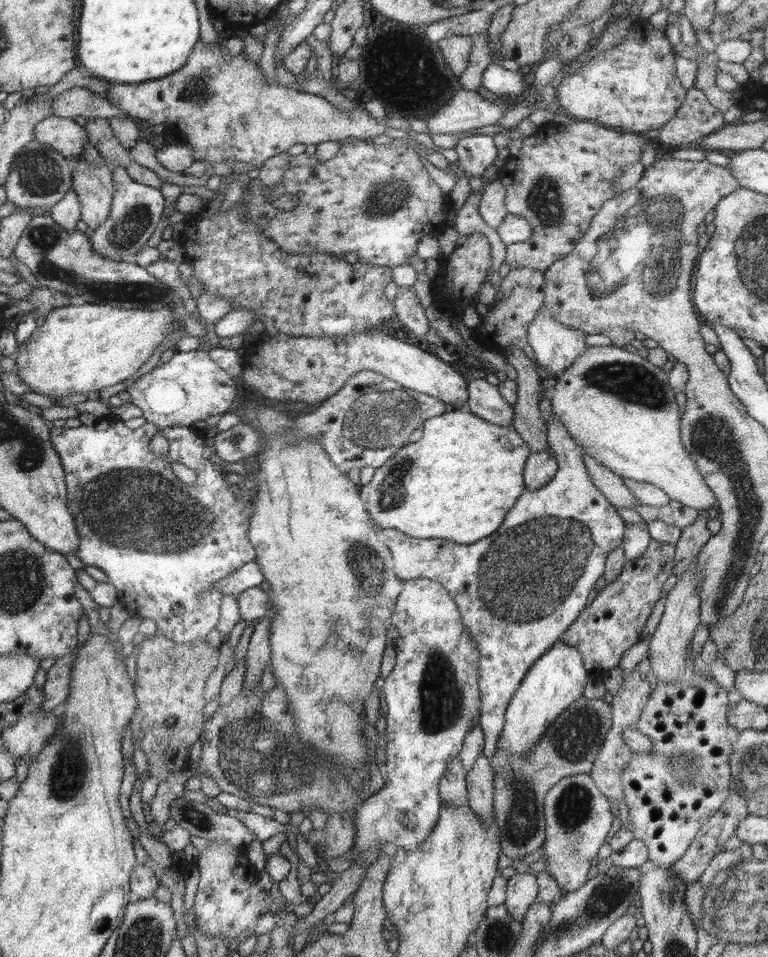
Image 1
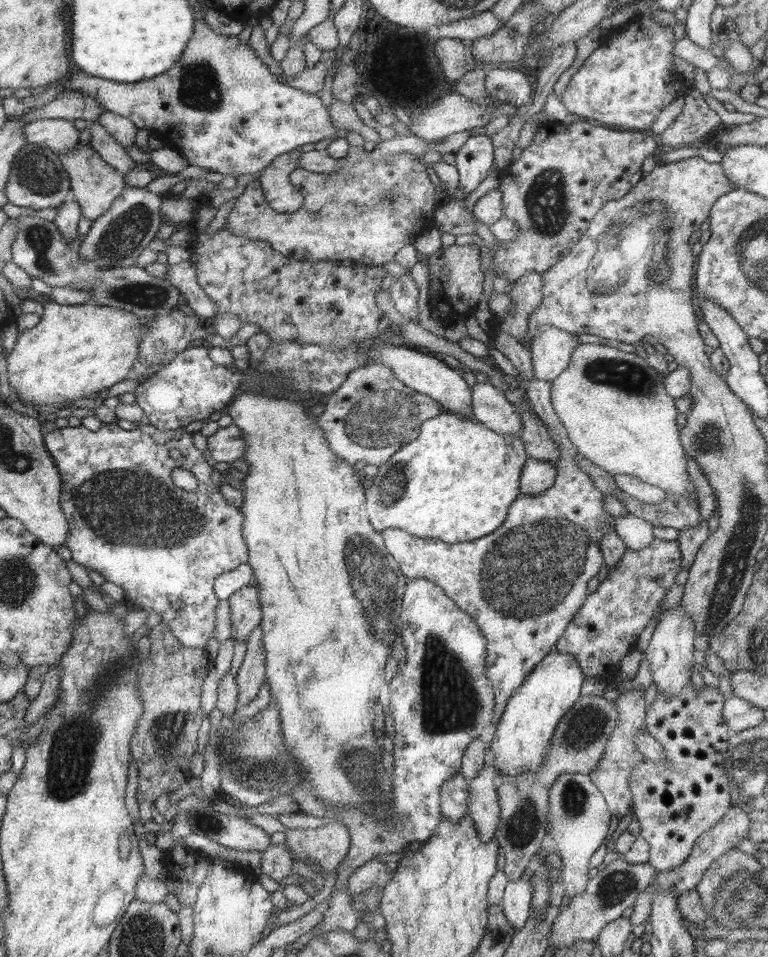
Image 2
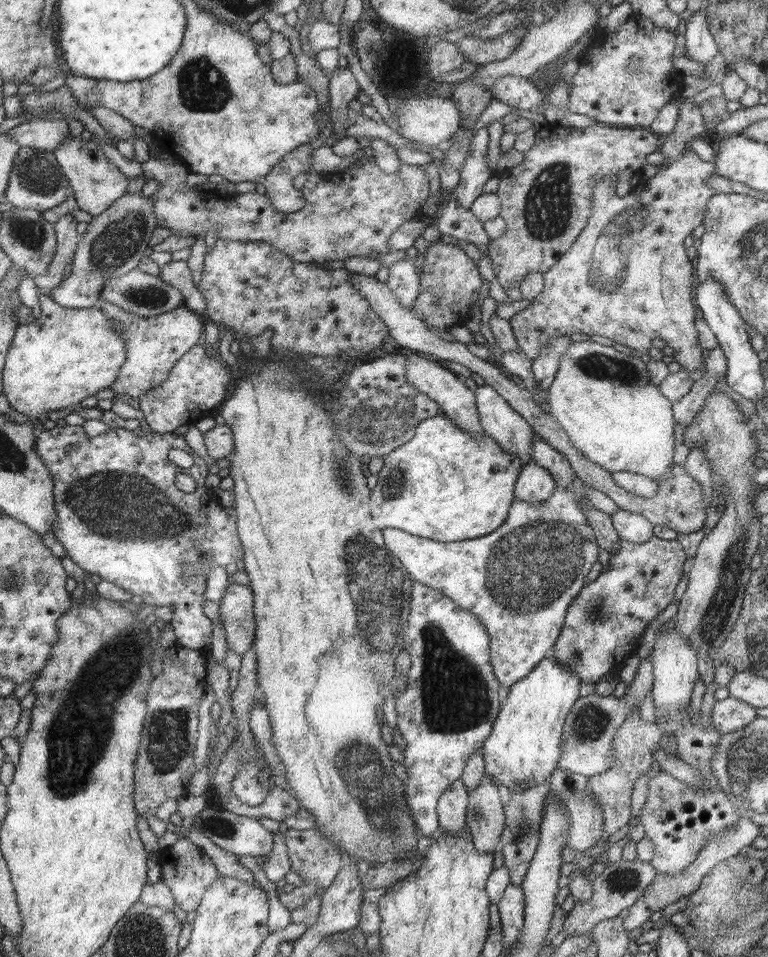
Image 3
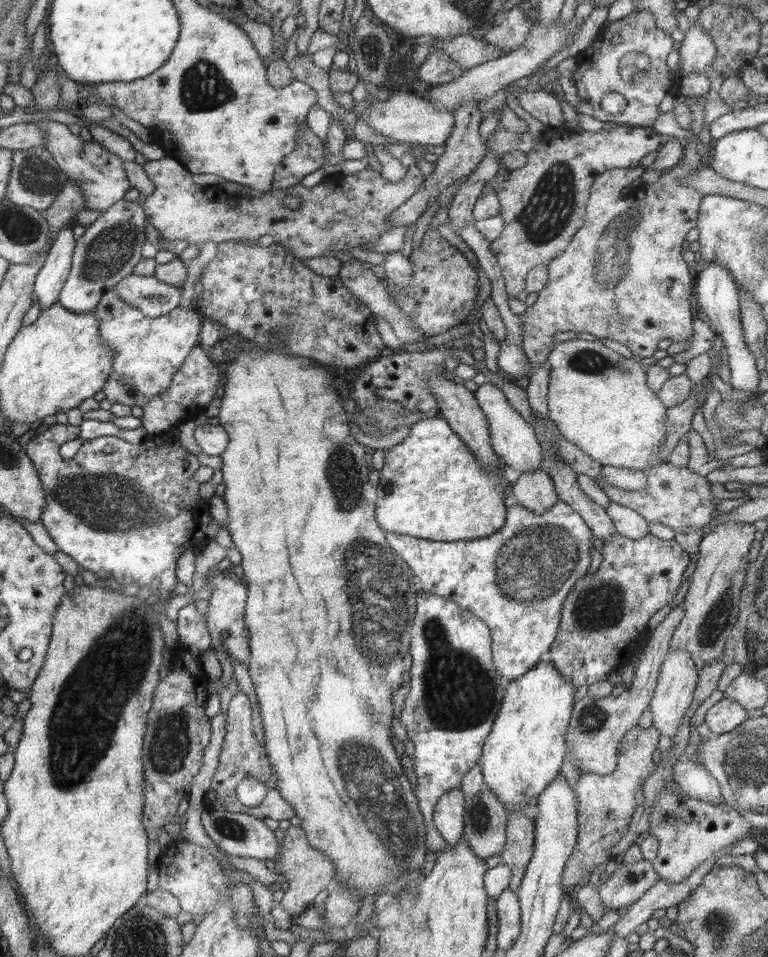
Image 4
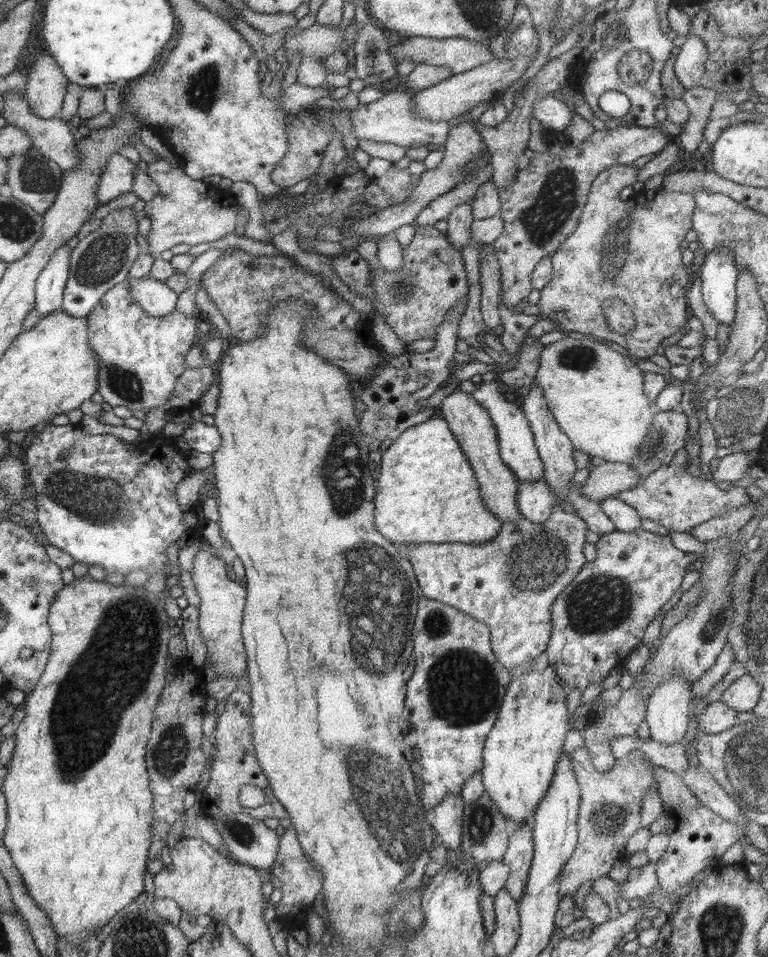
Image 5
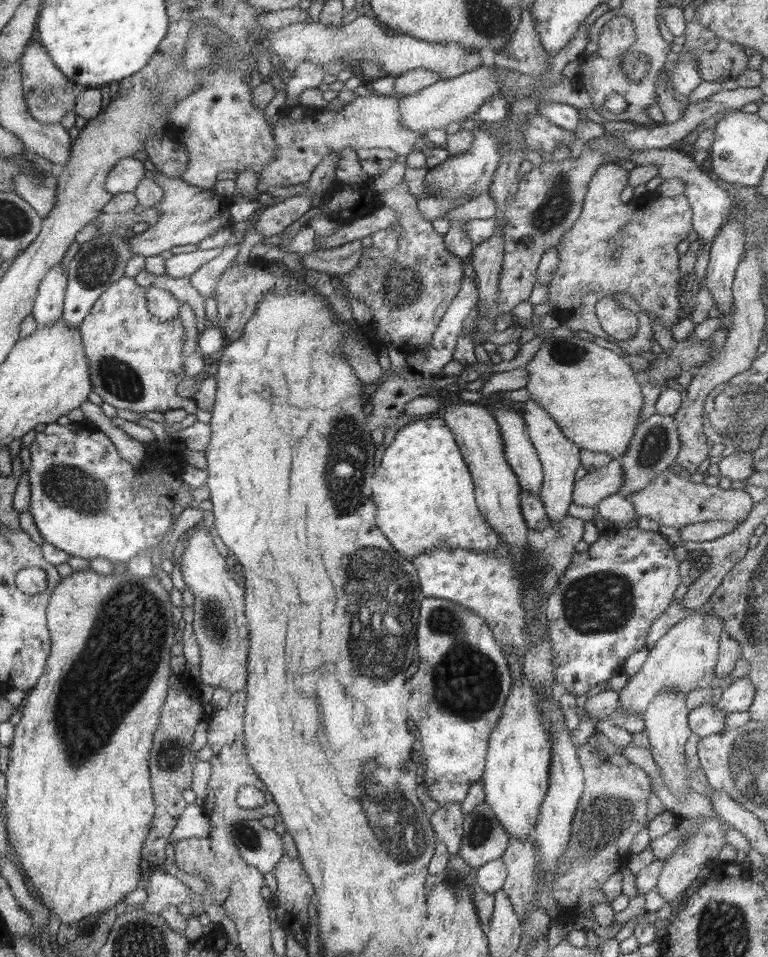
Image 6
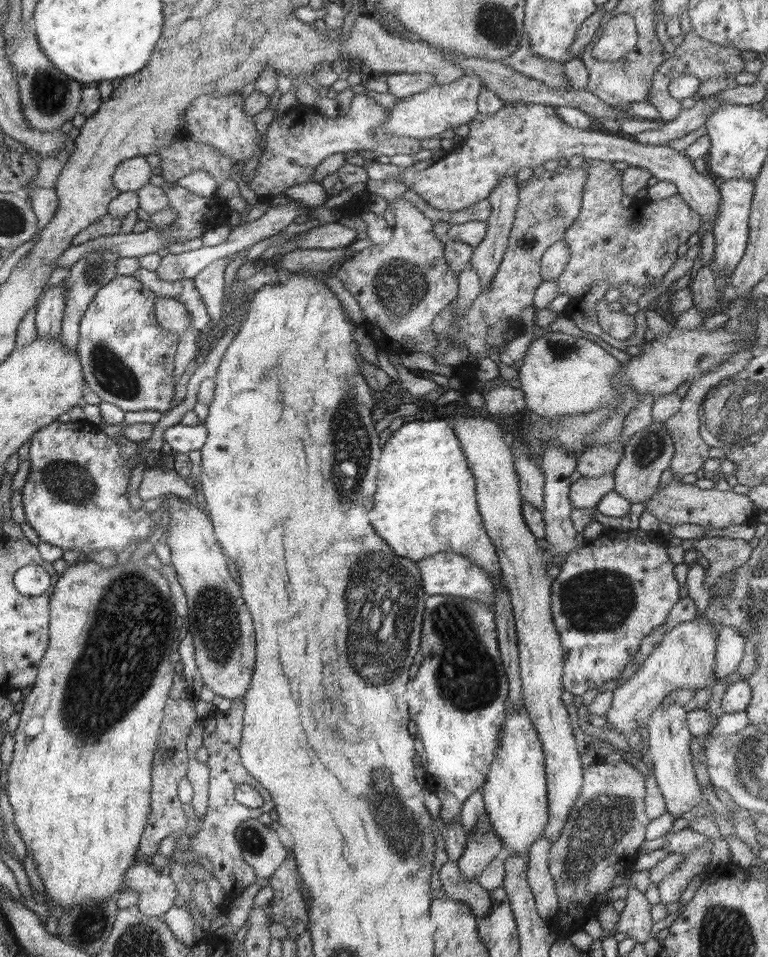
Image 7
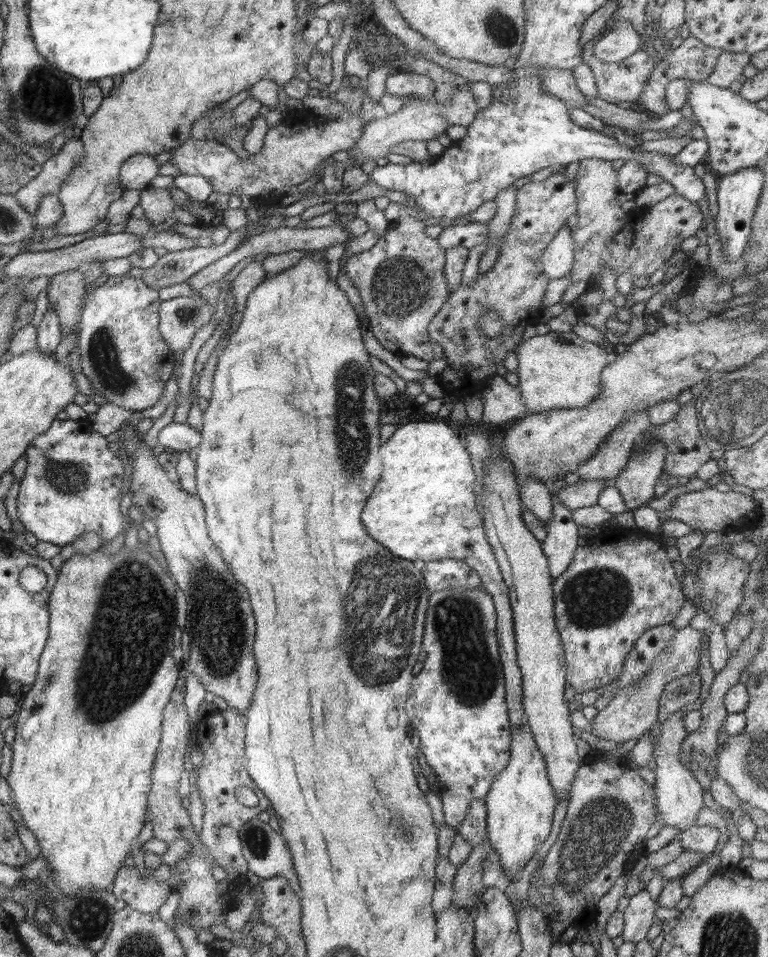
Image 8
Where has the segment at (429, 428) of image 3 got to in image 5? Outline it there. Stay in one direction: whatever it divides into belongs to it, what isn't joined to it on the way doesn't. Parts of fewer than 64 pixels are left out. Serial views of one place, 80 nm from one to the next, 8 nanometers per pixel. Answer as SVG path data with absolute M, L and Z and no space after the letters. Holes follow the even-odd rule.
M432 418L406 430L379 456L377 465L380 475L378 498L374 498L374 502L378 502L378 522L382 522L382 534L395 545L409 546L425 542L486 544L501 531L503 523L484 505L478 482L474 482L472 467L466 461L466 455L462 453L459 442L448 428L448 423L442 418Z

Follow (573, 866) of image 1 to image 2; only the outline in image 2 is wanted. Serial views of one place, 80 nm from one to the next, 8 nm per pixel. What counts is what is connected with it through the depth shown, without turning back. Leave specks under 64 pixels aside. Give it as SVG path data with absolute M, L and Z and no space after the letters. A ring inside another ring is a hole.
M562 773L551 784L548 794L549 814L547 832L556 842L564 867L556 876L565 888L568 897L582 894L590 880L590 857L607 836L611 814L607 802L589 775Z

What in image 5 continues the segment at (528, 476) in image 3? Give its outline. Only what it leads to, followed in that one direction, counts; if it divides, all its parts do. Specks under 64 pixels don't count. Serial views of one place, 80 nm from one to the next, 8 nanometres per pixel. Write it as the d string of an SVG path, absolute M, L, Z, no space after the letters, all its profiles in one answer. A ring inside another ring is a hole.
M544 476L538 481L525 481L518 484L516 504L521 516L530 522L542 524L558 505L556 495L552 495Z

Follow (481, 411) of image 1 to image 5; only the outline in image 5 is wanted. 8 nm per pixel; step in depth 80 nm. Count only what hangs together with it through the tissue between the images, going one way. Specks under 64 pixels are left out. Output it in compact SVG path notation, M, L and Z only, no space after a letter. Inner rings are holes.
M496 380L478 385L477 389L471 392L471 397L488 411L490 420L494 423L494 430L496 430L496 441L498 441L500 458L516 475L519 483L540 480L540 477L543 476L544 466L538 455L530 424L526 420L522 409L515 403L508 401L498 391Z

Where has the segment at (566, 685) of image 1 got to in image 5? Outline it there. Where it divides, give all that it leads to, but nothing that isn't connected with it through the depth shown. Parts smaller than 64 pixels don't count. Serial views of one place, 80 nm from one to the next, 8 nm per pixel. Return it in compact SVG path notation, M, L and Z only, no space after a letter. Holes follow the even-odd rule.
M550 666L545 670L531 669L516 680L511 680L497 719L486 737L484 745L484 764L480 772L485 795L497 806L510 825L525 824L528 816L535 812L539 802L550 788L551 778L554 778L556 763L563 752L566 730L568 730L569 714L567 710L567 695L562 691L563 683Z

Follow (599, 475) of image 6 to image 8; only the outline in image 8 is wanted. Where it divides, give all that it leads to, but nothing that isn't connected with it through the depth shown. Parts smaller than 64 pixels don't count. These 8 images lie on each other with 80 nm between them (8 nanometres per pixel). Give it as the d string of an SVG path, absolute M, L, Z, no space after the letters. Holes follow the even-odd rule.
M580 480L573 486L565 485L565 487L558 492L558 499L560 499L560 503L570 512L578 508L595 506L597 505L600 494L602 494L602 490L604 490L606 486L610 486L610 483L611 481L606 480Z

